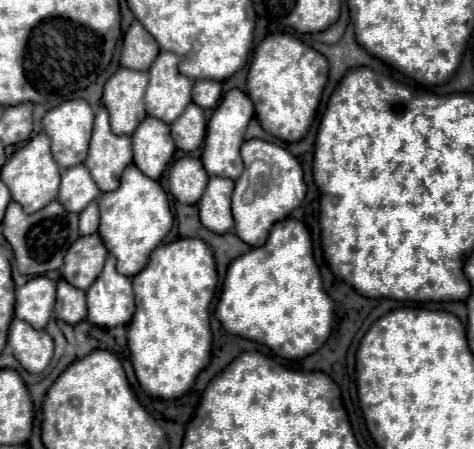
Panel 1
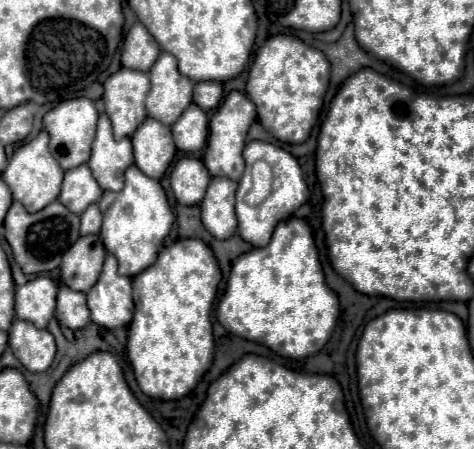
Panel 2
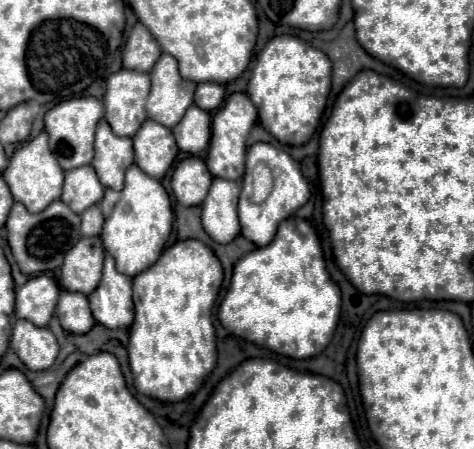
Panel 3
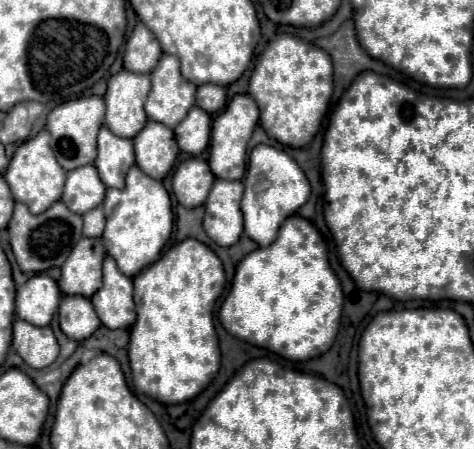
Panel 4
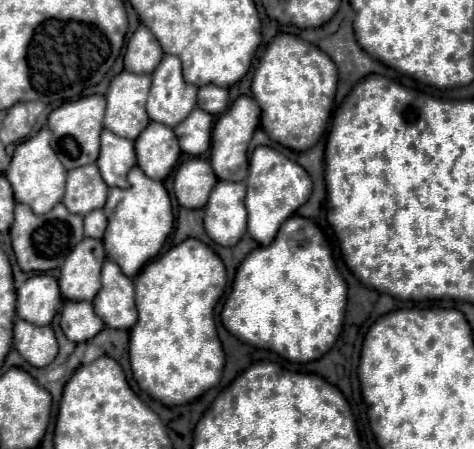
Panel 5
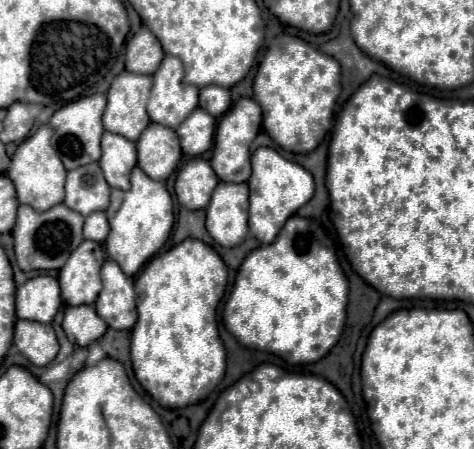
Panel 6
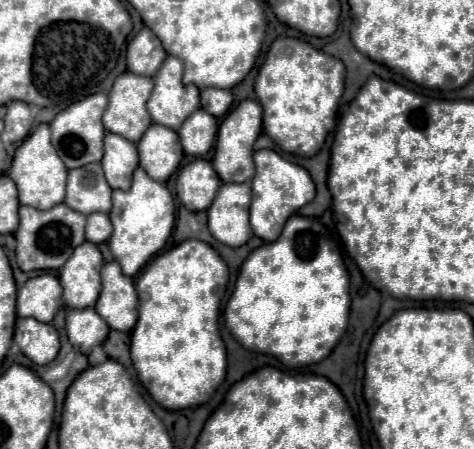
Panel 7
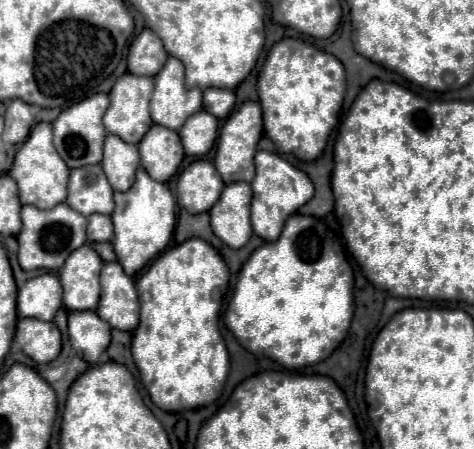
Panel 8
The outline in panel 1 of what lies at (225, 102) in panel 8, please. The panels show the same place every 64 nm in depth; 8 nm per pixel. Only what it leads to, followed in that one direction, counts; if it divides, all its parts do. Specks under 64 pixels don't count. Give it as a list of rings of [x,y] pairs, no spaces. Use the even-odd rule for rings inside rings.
[[[198,80],[192,90],[192,100],[200,108],[216,108],[222,98],[222,84],[218,80]]]

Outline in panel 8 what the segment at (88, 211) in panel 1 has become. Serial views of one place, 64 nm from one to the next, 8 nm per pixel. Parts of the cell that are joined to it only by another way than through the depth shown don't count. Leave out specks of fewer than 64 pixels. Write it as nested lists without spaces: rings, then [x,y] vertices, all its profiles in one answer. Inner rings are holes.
[[[104,214],[88,216],[88,242],[110,242],[112,240],[112,220]]]

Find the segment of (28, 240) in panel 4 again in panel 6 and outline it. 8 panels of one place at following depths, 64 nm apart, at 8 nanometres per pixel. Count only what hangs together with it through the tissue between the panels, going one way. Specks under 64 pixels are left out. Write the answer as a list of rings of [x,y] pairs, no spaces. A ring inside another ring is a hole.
[[[56,204],[54,208],[46,212],[36,212],[30,206],[18,206],[18,218],[16,226],[12,230],[14,238],[14,252],[20,270],[58,270],[66,264],[68,256],[78,248],[78,244],[84,240],[82,236],[84,216],[78,212],[72,212],[64,204]]]

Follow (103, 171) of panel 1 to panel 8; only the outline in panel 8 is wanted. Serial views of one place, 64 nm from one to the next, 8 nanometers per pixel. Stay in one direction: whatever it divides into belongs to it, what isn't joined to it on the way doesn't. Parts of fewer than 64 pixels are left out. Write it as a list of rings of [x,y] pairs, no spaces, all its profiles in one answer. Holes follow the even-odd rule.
[[[114,134],[106,136],[102,168],[114,190],[126,192],[132,186],[138,162],[138,148],[134,144],[128,144]]]

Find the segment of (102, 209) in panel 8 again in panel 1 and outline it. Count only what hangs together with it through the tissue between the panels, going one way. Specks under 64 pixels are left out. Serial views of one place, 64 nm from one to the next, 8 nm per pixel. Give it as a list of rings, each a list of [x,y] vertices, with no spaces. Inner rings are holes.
[[[78,164],[76,168],[66,168],[62,172],[58,200],[60,204],[64,204],[64,208],[68,208],[68,212],[82,212],[98,196],[100,196],[100,190],[96,188],[84,164]]]

